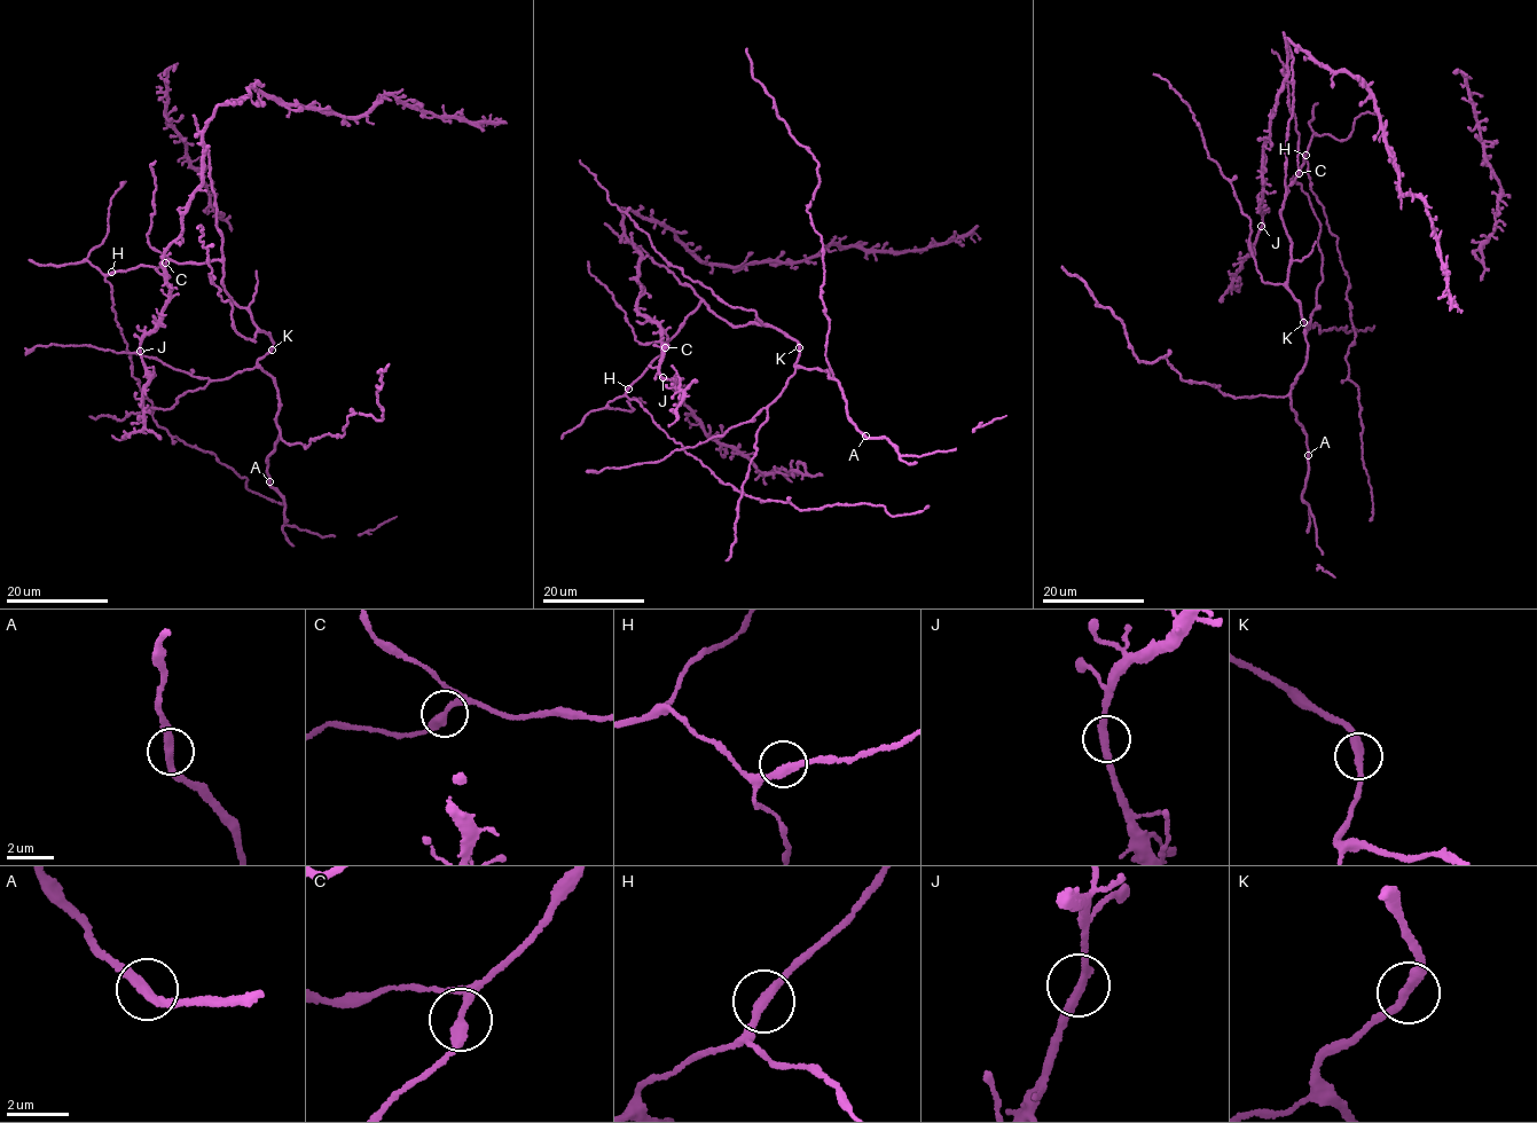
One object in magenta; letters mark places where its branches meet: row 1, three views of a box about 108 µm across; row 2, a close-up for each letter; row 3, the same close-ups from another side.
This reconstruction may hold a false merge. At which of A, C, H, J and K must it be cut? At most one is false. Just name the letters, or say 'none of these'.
none of these

